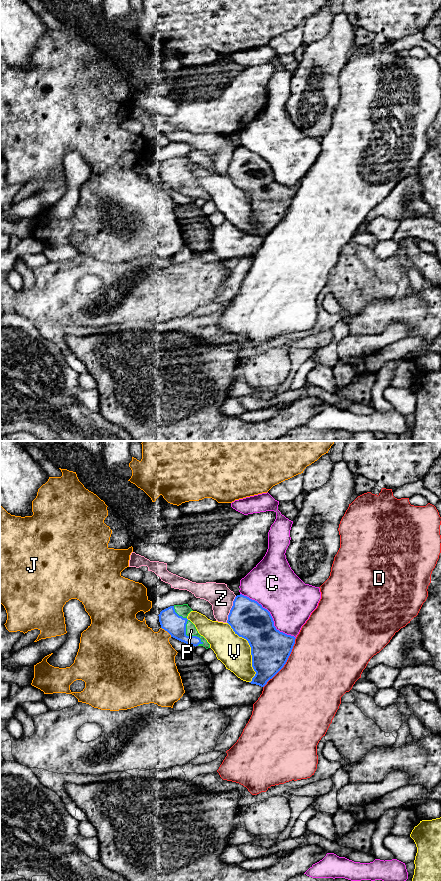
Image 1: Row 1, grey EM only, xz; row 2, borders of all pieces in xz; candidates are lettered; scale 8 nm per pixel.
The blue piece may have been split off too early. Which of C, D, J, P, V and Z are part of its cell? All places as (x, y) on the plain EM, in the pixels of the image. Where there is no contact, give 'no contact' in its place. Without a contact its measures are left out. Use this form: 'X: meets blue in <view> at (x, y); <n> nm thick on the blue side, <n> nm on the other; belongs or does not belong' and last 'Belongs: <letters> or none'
C: meets blue in xz at (270, 167); 300 nm thick on the blue side, 380 nm on the other; does not belong
D: meets blue in xz at (285, 215); 320 nm thick on the blue side, 500 nm on the other; does not belong
J: meets blue in xz at (166, 182); 170 nm thick on the blue side, 400 nm on the other; does not belong
P: meets blue in xz at (189, 188); 170 nm thick on the blue side, 90 nm on the other; belongs
V: meets blue in xz at (251, 203); 320 nm thick on the blue side, 260 nm on the other; does not belong
Z: meets blue in xz at (231, 161); 300 nm thick on the blue side, 200 nm on the other; does not belong
Belongs: P

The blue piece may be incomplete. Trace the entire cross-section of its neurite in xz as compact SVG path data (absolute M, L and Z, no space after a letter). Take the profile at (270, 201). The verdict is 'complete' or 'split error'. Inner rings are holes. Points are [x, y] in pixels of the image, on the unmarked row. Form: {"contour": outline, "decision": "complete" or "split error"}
{"contour": "M242 146L235 149L233 158L228 167L227 175L231 178L235 186L246 191L251 199L252 219L256 226L252 230L252 233L249 235L264 239L267 234L272 231L286 216L292 204L296 190L277 182L274 178L274 173L270 164L267 161L263 160L262 157L257 153L252 152Z", "decision": "complete"}

